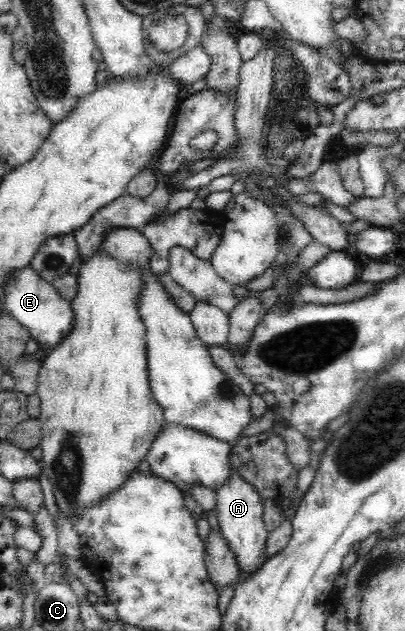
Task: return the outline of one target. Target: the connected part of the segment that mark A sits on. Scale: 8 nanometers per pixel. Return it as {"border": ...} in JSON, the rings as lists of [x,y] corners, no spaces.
{"border":[[[234,470],[231,477],[215,493],[221,533],[235,555],[237,566],[242,573],[242,580],[248,580],[256,576],[264,563],[268,561],[266,544],[269,532],[263,519],[263,500],[260,499],[254,487],[244,481]]]}

